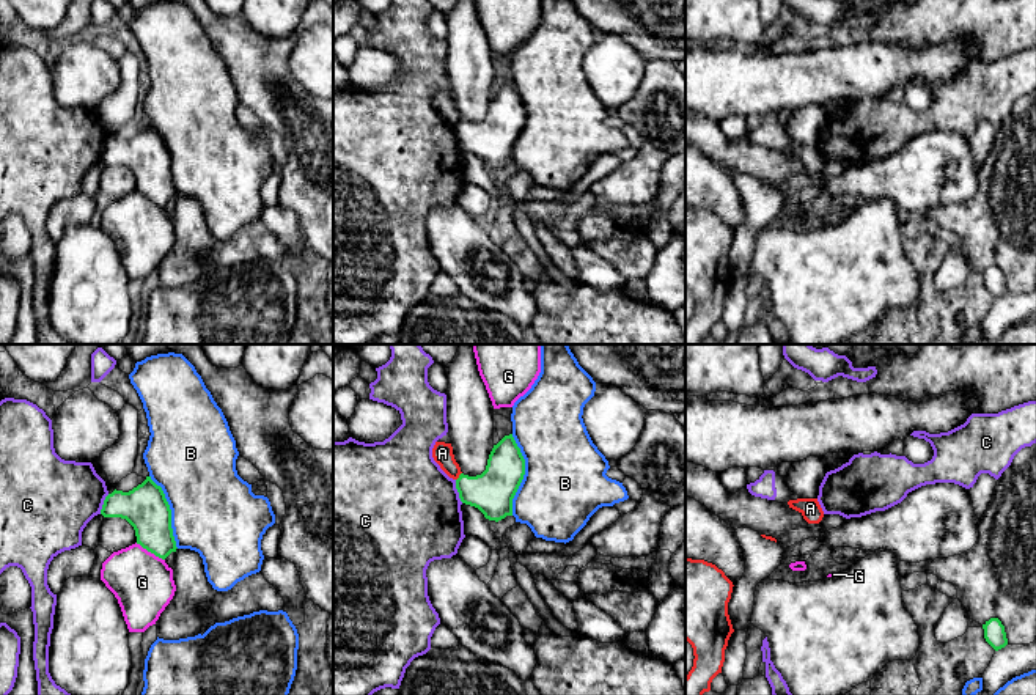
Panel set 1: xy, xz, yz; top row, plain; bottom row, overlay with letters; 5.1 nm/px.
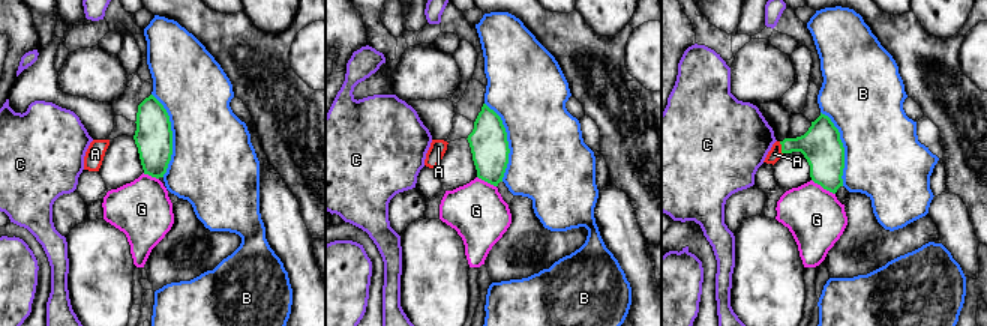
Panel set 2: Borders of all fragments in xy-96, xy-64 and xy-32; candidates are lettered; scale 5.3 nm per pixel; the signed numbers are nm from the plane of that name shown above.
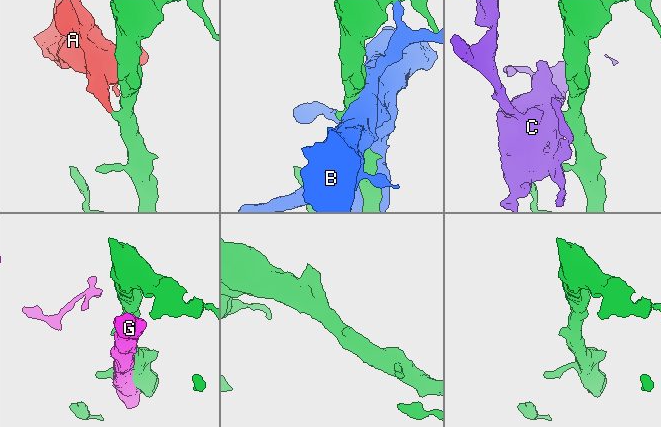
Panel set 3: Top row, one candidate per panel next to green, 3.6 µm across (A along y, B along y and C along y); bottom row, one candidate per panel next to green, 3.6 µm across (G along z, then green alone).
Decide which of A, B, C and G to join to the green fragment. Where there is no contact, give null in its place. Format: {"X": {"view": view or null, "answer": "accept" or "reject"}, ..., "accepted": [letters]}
{"A": {"view": "xz", "answer": "reject"}, "B": {"view": "xz", "answer": "reject"}, "C": {"view": "xz", "answer": "reject"}, "G": {"view": "xy", "answer": "reject"}, "accepted": []}

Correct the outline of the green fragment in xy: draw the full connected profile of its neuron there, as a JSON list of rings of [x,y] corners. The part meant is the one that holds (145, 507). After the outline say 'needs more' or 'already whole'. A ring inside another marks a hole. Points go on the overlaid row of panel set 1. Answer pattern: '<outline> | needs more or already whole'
[[[151,476],[129,492],[115,489],[105,497],[101,514],[126,519],[135,530],[137,544],[162,560],[178,549],[170,505]]] | already whole

